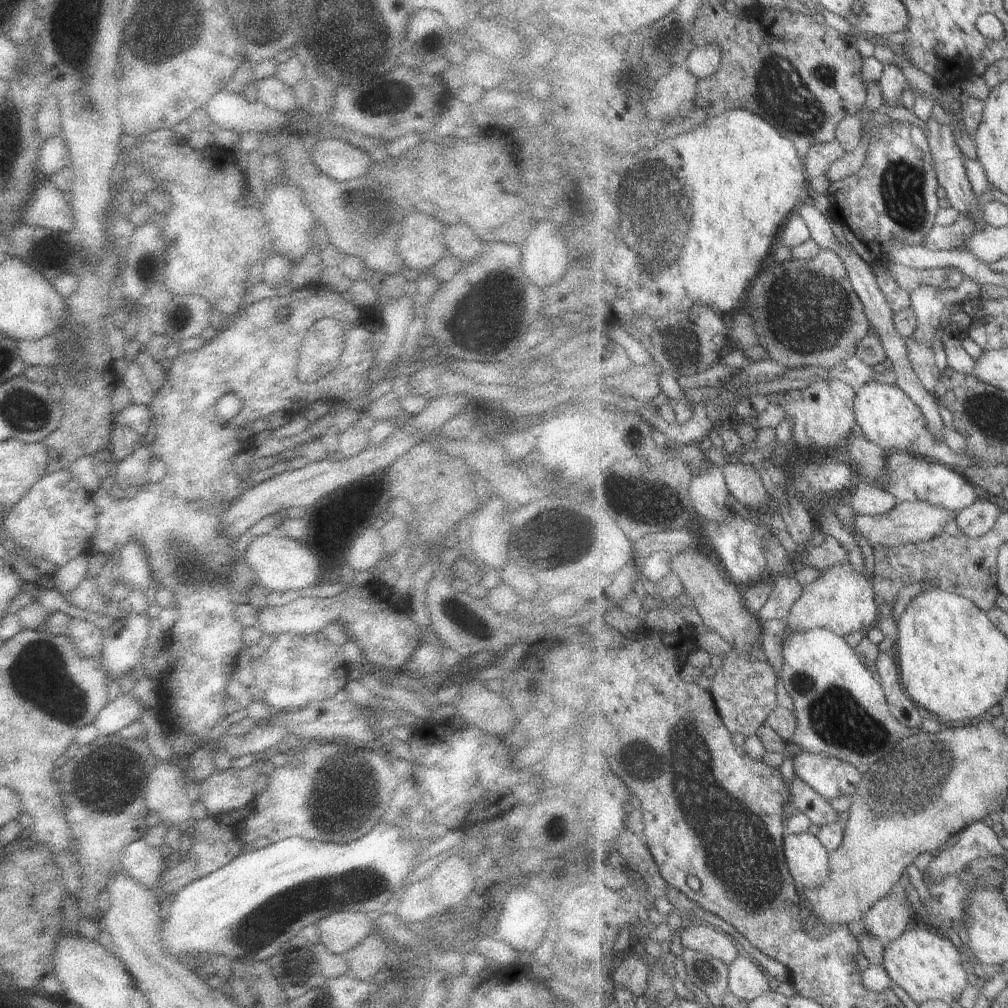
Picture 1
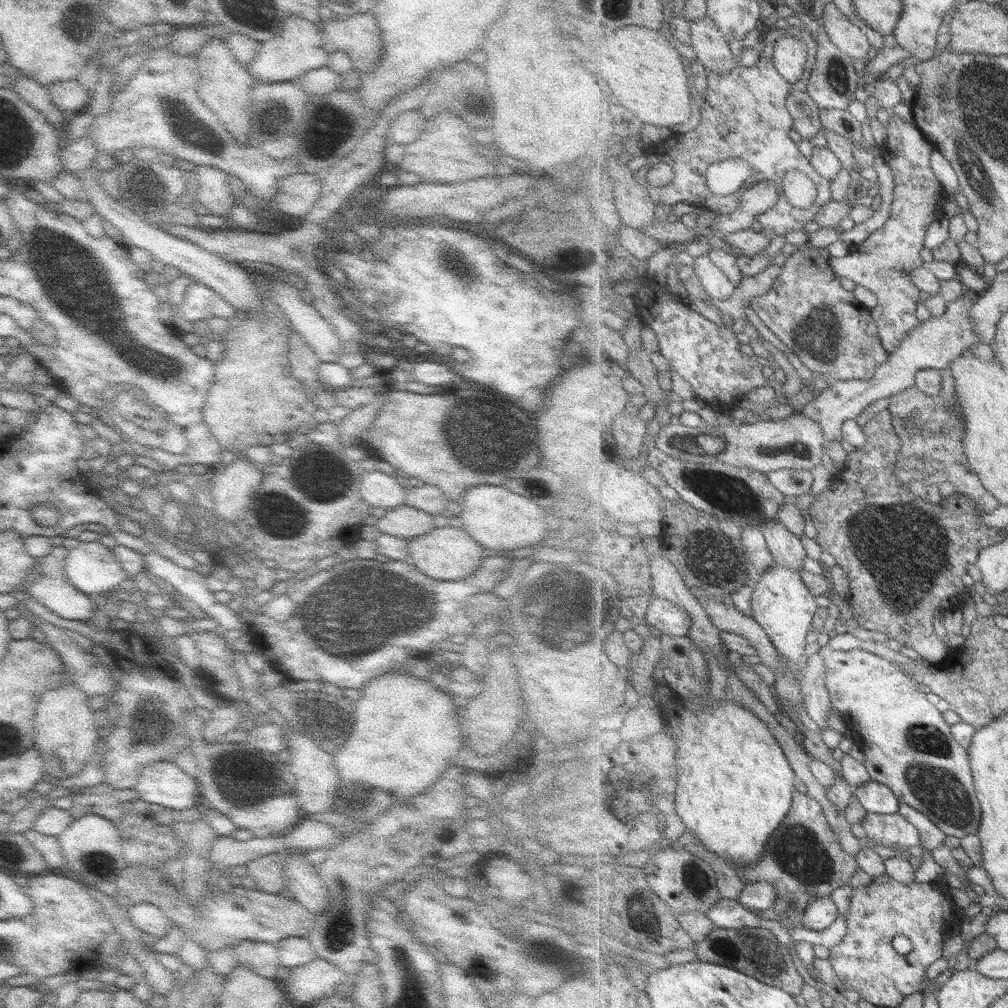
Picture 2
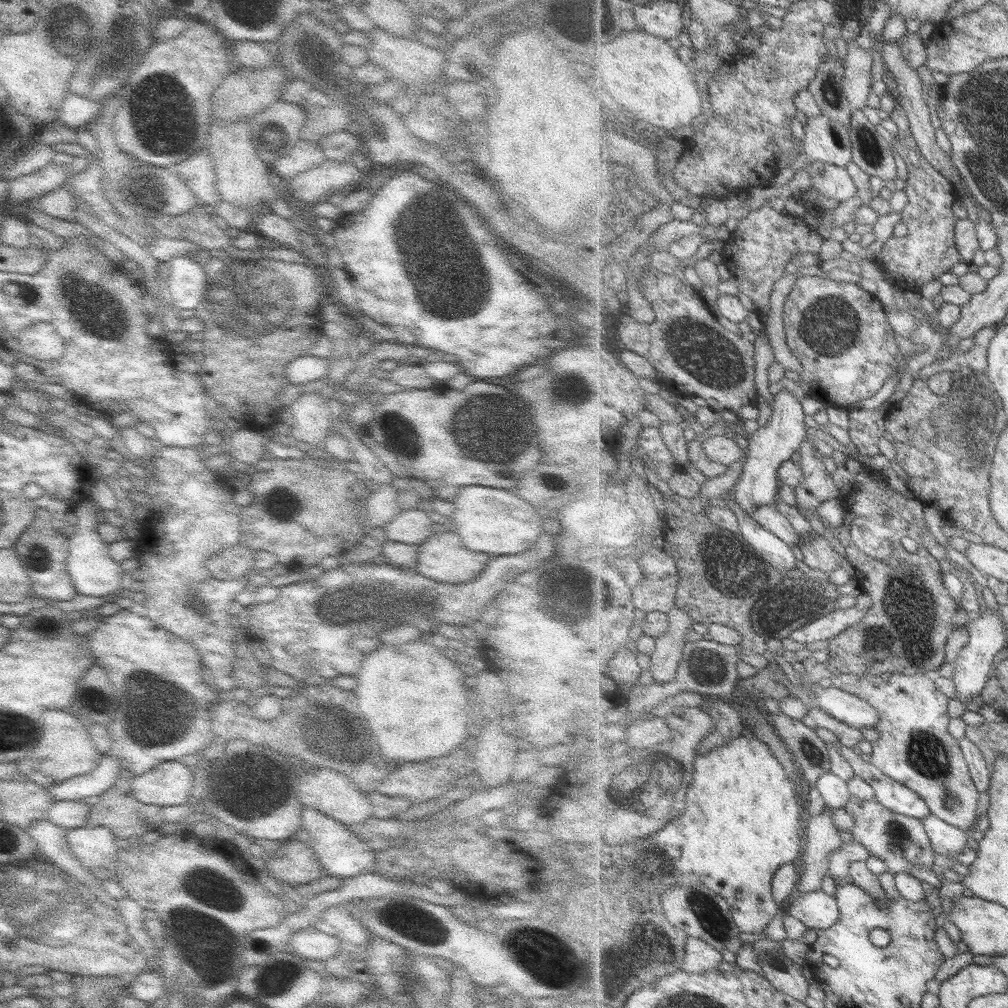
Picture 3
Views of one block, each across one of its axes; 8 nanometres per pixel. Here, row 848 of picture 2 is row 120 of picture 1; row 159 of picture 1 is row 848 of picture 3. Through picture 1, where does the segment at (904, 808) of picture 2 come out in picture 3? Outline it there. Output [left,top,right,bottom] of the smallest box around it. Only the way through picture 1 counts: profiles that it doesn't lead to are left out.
[922,815,970,858]

